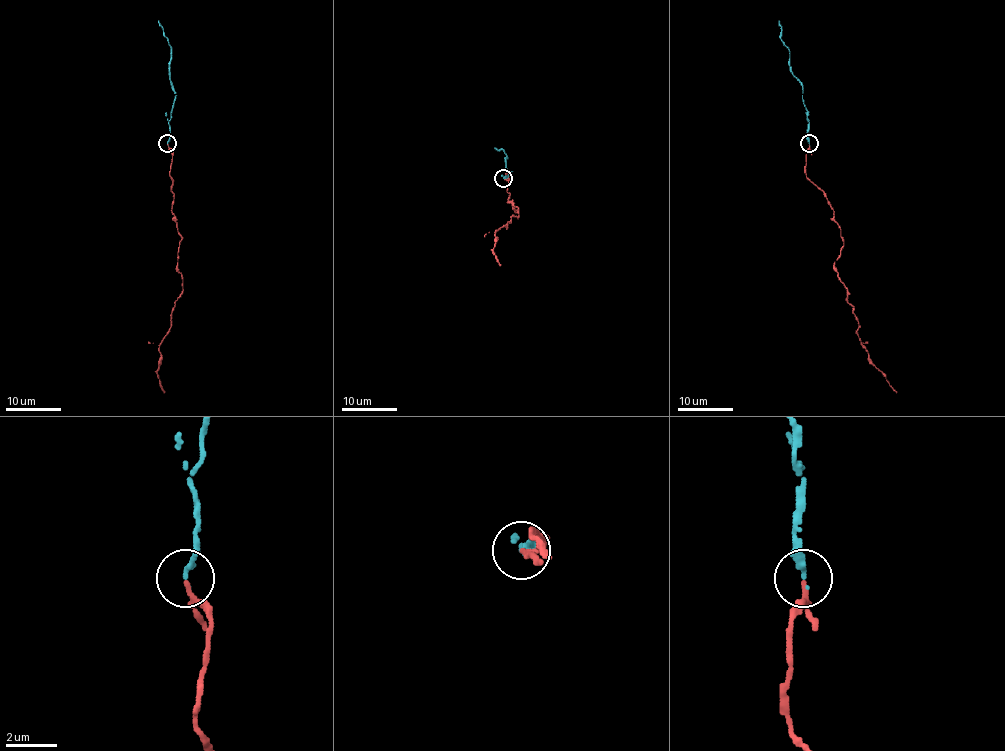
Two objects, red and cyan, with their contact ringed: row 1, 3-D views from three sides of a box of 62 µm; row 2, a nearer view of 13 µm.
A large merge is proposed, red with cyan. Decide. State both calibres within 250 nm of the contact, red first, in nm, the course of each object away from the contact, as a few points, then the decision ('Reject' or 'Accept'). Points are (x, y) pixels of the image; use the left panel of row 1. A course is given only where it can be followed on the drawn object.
Thickness 140 nm (red) against 260 nm. Course of red: (167, 144), (172, 151), (171, 212), (182, 238), (177, 270), (182, 289), (159, 347), (157, 376), (164, 393). Course of cyan: (167, 143), (168, 121), (175, 97), (170, 80), (171, 46), (159, 20). Accept

